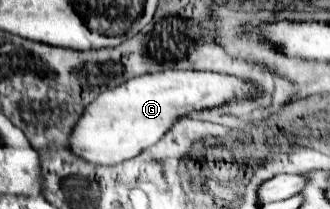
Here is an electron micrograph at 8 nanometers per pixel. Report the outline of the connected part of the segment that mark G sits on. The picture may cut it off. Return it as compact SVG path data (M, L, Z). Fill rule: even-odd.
M160 71L160 73L150 73L150 75L140 75L134 79L128 79L120 87L114 87L110 91L100 93L84 111L80 121L76 123L72 135L70 135L70 151L76 153L78 157L96 163L96 165L116 165L122 163L130 157L136 157L140 151L152 147L158 143L166 131L176 123L176 119L188 115L190 111L202 111L210 107L222 107L238 99L256 99L260 95L260 89L234 75L222 75L214 71Z

